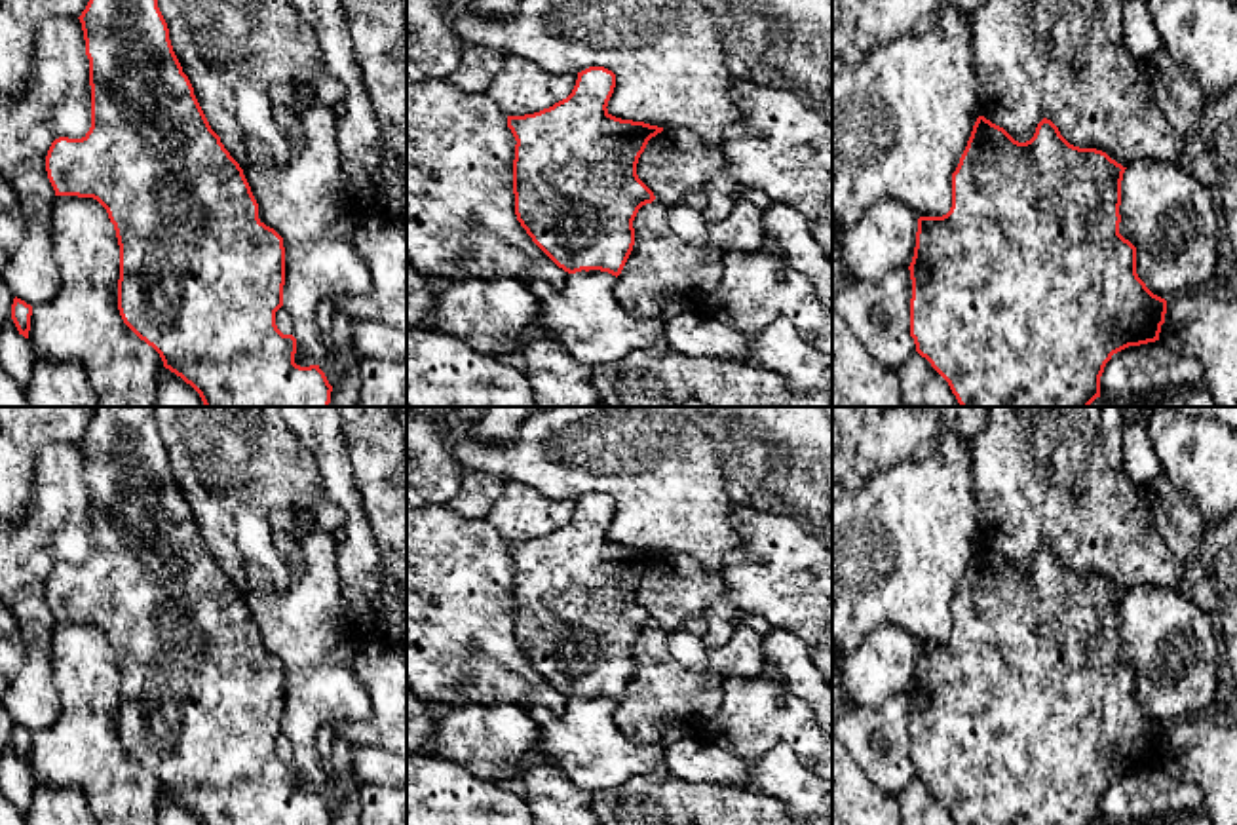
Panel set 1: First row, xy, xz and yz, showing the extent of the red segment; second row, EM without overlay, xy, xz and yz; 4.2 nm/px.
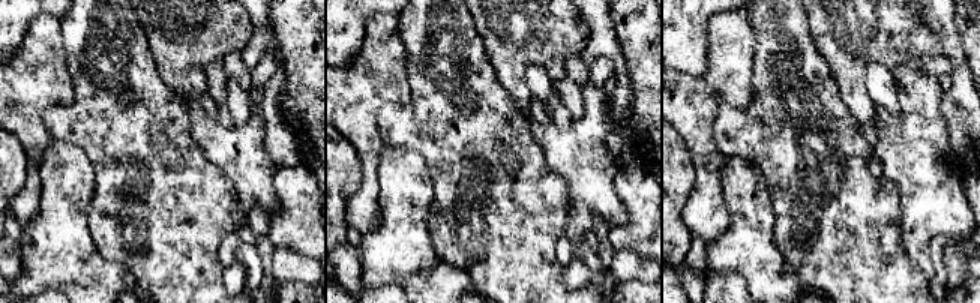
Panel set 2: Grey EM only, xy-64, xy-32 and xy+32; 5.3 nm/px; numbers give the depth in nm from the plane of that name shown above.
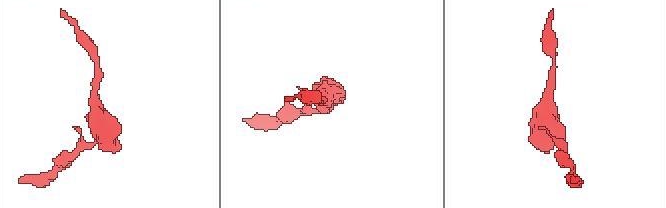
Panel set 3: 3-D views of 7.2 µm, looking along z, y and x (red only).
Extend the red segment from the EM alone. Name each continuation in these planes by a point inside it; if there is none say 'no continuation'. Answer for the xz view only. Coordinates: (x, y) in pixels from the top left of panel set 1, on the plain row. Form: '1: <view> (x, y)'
no continuation

